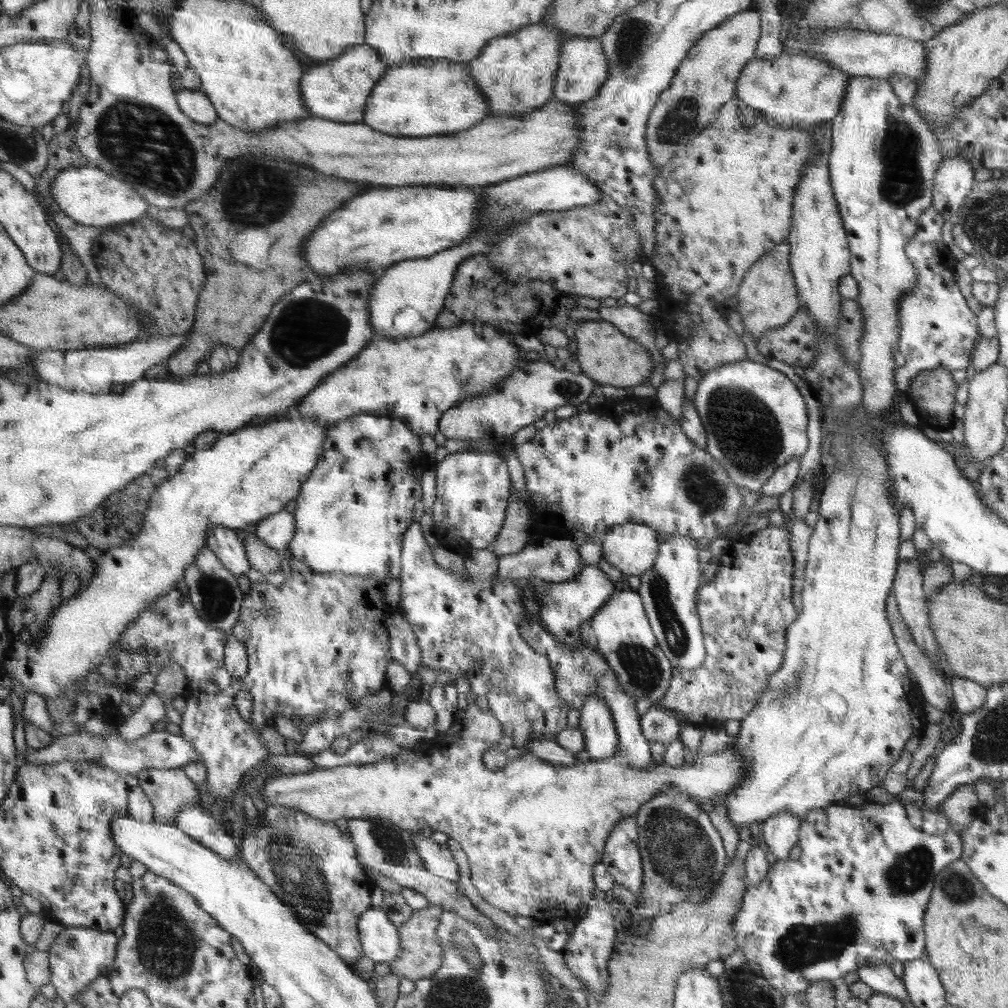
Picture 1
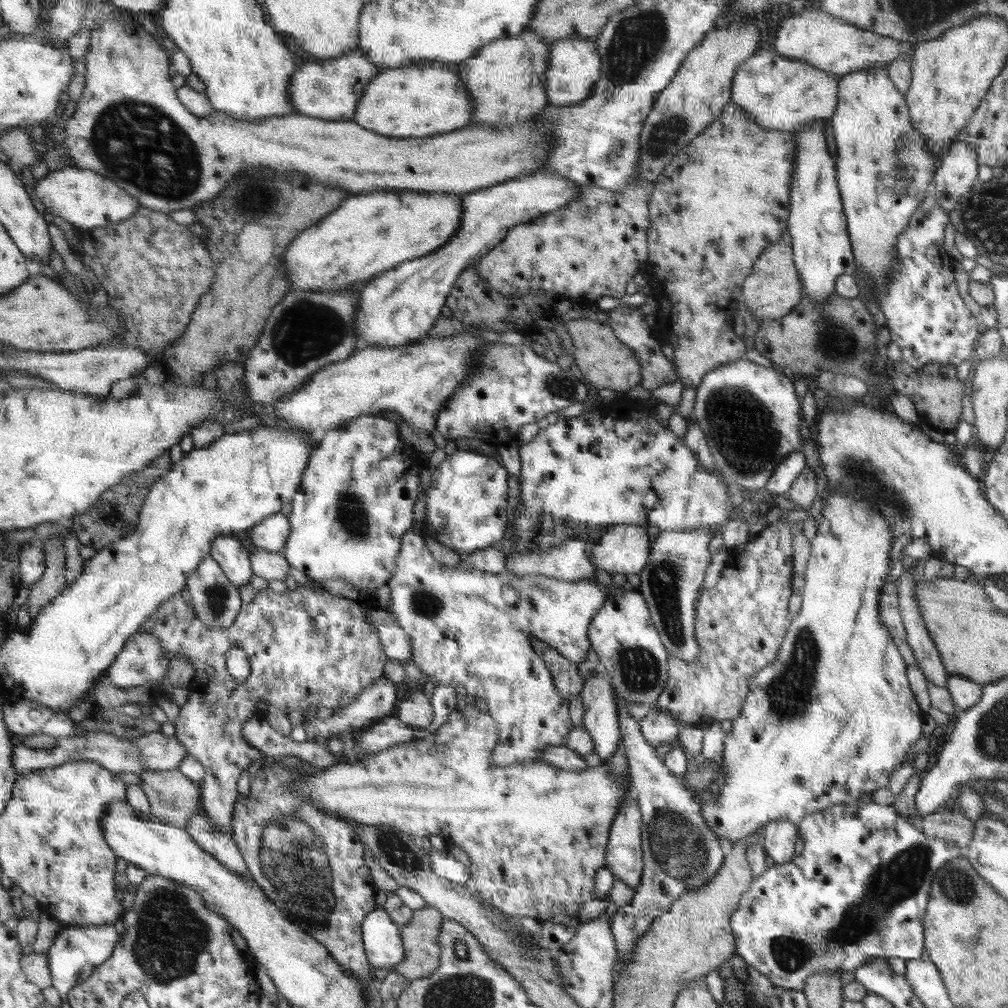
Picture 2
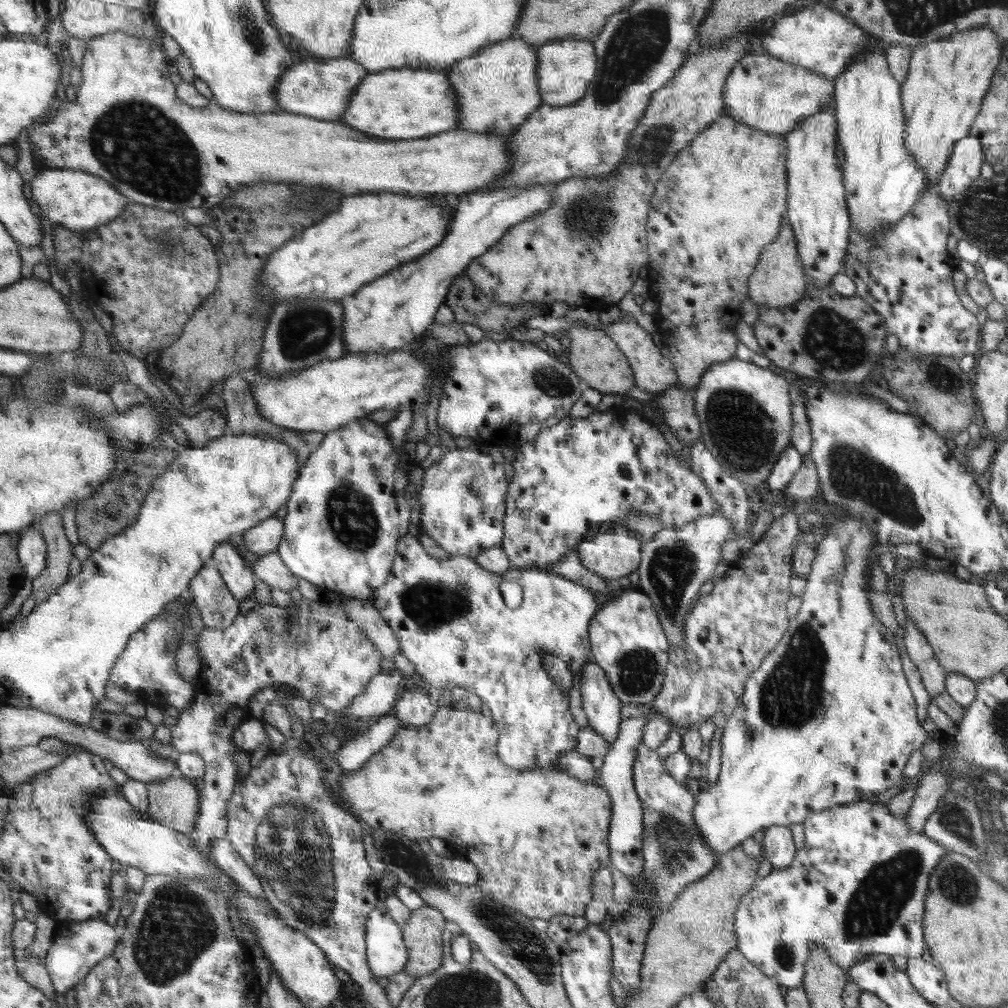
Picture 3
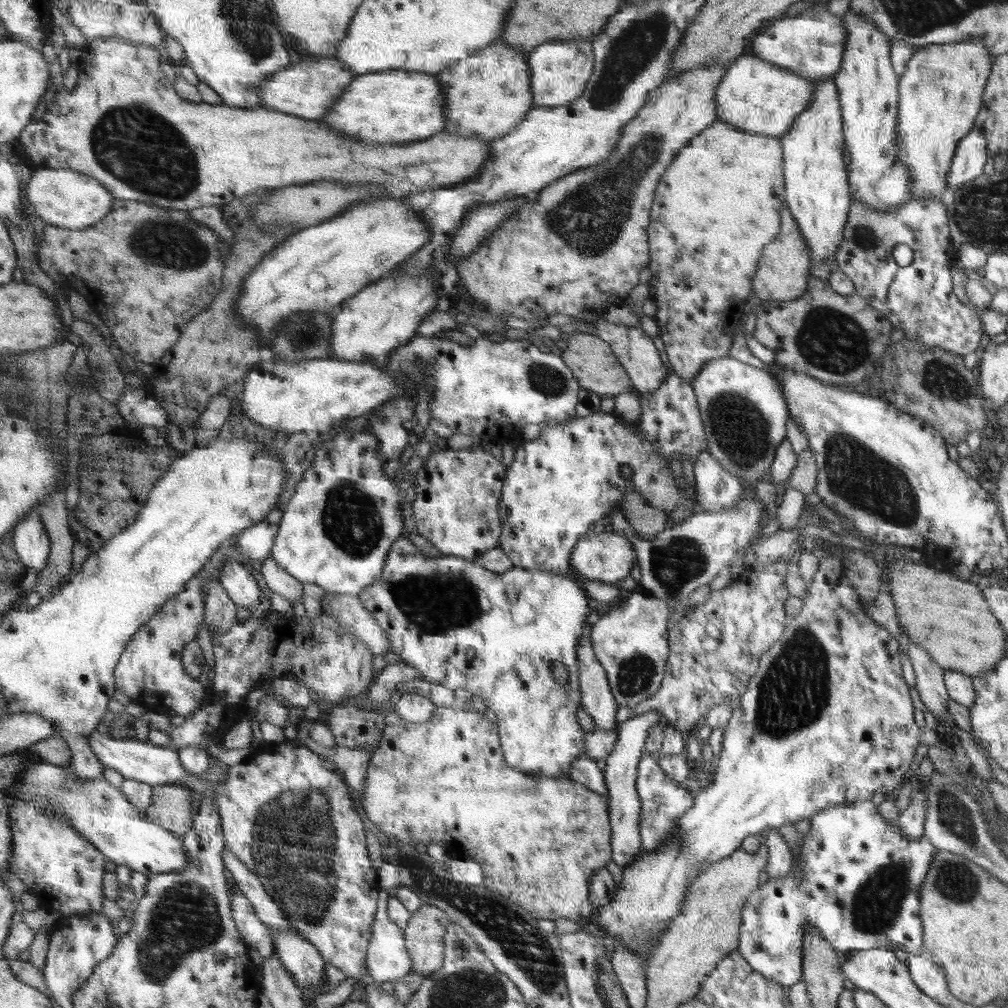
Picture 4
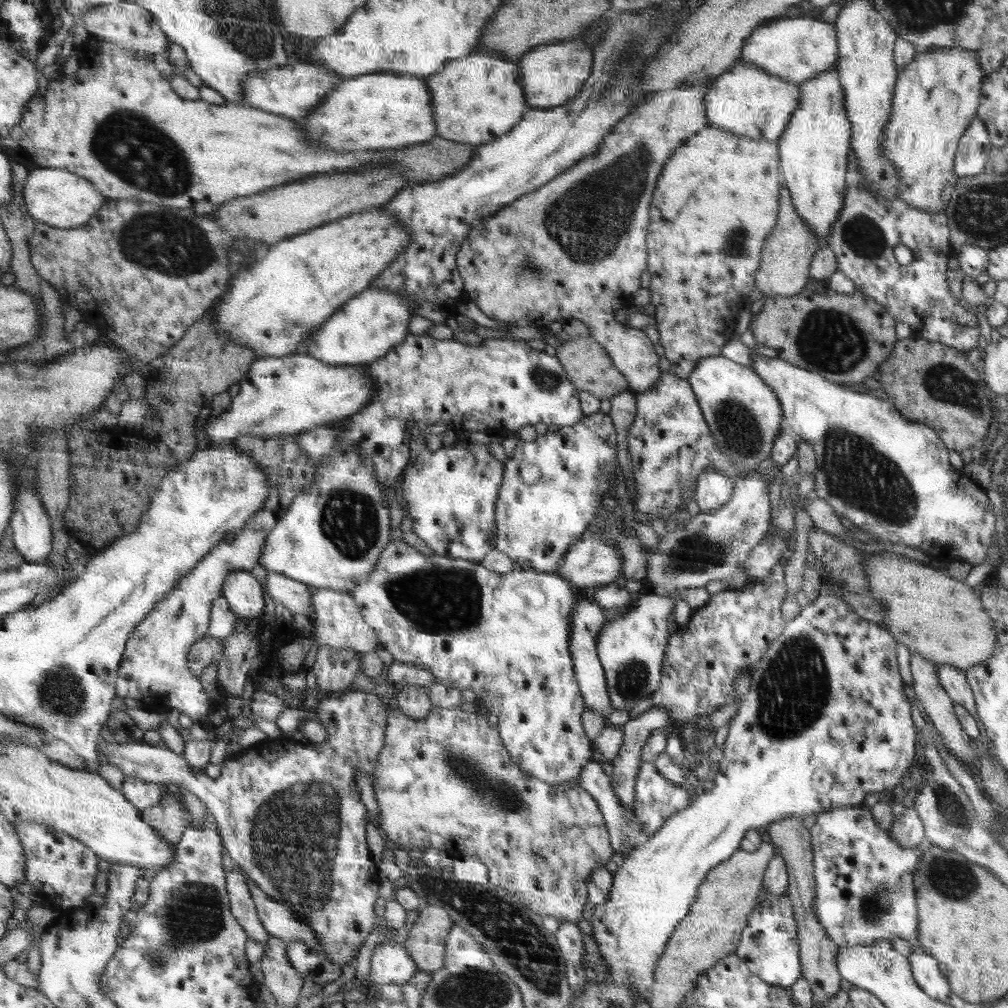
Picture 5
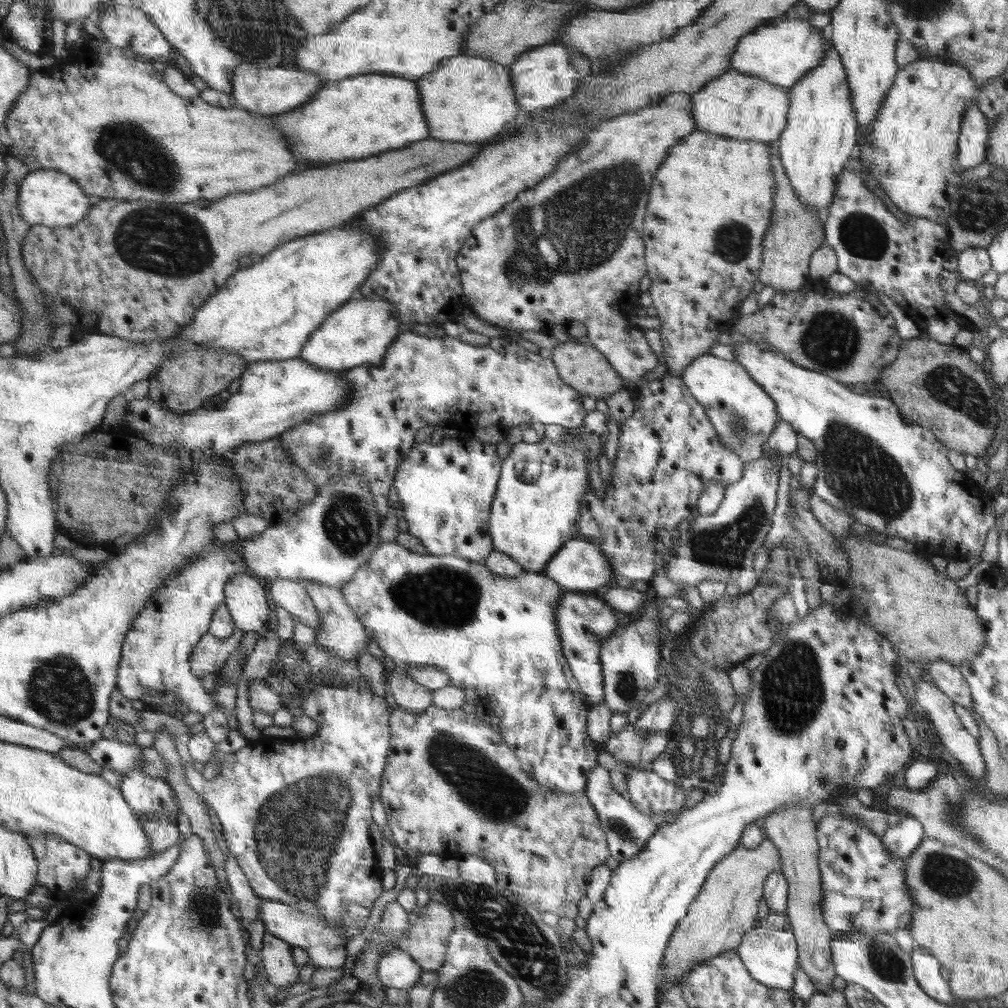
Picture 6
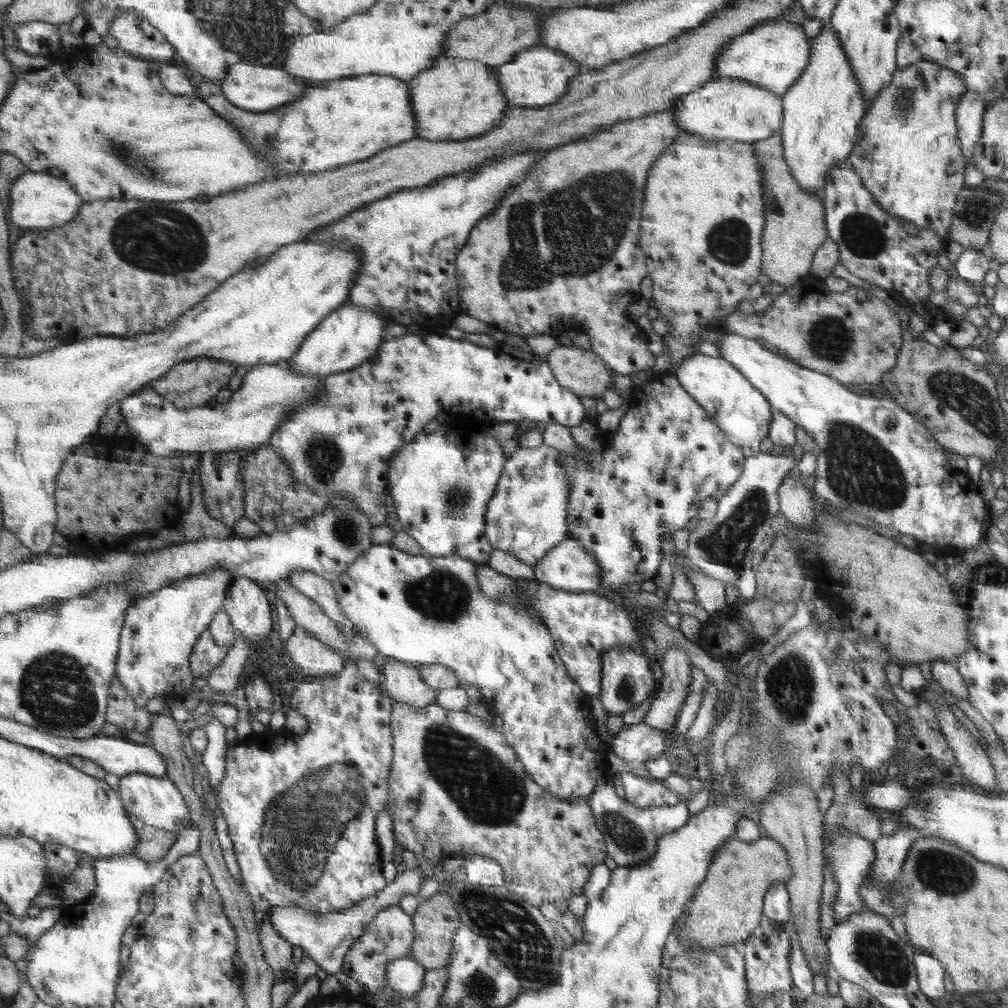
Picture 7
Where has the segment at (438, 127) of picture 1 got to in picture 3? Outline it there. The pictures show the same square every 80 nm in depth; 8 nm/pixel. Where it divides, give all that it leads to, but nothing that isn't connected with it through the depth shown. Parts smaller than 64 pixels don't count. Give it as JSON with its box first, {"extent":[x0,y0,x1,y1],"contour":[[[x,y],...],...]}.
{"extent":[338,69,460,141],"contour":[[[388,69],[377,73],[370,73],[358,86],[348,102],[348,110],[338,120],[348,126],[354,126],[360,131],[377,138],[388,138],[394,141],[408,141],[409,139],[434,137],[438,133],[456,129],[460,125],[460,97],[456,87],[452,85],[447,70],[432,69]]]}

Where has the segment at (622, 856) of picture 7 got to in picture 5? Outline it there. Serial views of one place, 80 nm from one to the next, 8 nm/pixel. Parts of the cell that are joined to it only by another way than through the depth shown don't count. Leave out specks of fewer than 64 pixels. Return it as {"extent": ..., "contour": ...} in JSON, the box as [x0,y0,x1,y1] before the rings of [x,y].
{"extent":[579,760,641,857],"contour":[[[591,760],[586,766],[583,766],[581,776],[579,777],[579,785],[582,789],[593,795],[598,805],[600,805],[606,825],[608,826],[609,838],[615,852],[615,857],[618,856],[616,852],[621,852],[621,850],[627,850],[629,854],[638,845],[637,837],[641,836],[641,826],[636,815],[621,803],[621,799],[618,798],[616,791],[613,789],[612,778],[604,774],[601,763]]]}

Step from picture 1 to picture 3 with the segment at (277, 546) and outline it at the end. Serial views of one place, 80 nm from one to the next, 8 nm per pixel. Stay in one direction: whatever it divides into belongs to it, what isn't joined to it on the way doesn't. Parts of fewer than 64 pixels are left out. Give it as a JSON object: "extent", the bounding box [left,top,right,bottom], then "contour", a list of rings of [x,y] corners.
{"extent":[243,518,284,557],"contour":[[[268,518],[261,525],[254,526],[243,534],[246,550],[256,557],[275,552],[284,534],[284,522],[278,518]]]}

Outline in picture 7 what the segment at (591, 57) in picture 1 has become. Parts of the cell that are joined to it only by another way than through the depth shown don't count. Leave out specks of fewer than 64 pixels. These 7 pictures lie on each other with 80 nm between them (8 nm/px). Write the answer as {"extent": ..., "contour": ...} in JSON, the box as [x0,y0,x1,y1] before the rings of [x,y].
{"extent":[497,46,583,109],"contour":[[[541,46],[518,53],[512,61],[500,65],[497,70],[509,106],[524,109],[541,108],[546,104],[553,105],[569,92],[572,78],[583,71],[578,62],[574,62],[560,50]]]}

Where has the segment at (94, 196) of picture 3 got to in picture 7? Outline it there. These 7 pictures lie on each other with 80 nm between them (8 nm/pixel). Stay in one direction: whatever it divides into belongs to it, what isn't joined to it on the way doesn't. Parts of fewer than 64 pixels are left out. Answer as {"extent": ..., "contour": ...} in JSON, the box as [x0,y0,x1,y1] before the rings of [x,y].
{"extent":[11,172,86,231],"contour":[[[26,172],[22,178],[14,184],[11,194],[12,220],[16,226],[30,231],[37,228],[61,227],[77,218],[86,204],[81,194],[78,194],[76,186],[69,180],[56,175]]]}

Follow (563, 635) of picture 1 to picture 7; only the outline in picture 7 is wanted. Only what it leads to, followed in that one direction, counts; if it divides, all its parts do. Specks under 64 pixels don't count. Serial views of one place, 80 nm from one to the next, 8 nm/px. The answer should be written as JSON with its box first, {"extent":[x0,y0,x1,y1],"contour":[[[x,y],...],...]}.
{"extent":[331,543,610,800],"contour":[[[391,543],[372,546],[368,552],[353,562],[350,569],[346,570],[346,574],[340,576],[340,580],[331,583],[343,615],[353,624],[360,637],[369,640],[376,647],[380,658],[391,658],[417,667],[426,664],[440,664],[452,669],[452,672],[458,677],[460,686],[464,688],[477,687],[483,696],[494,700],[492,704],[497,704],[495,714],[502,717],[502,734],[505,734],[509,745],[514,746],[519,761],[526,767],[526,772],[530,774],[534,782],[545,787],[550,794],[556,795],[558,798],[589,800],[591,794],[597,788],[597,782],[605,777],[610,770],[606,762],[606,754],[609,752],[608,743],[602,740],[595,731],[592,724],[592,721],[594,721],[594,718],[592,718],[593,712],[590,710],[588,696],[586,694],[582,696],[582,690],[568,674],[564,660],[558,657],[557,648],[554,646],[554,641],[546,628],[544,618],[541,618],[540,611],[535,610],[529,604],[531,598],[527,598],[525,594],[521,598],[511,598],[511,600],[490,598],[481,590],[480,579],[477,578],[477,565],[469,558],[458,555],[430,557],[427,554],[406,554],[406,552],[398,550]]]}

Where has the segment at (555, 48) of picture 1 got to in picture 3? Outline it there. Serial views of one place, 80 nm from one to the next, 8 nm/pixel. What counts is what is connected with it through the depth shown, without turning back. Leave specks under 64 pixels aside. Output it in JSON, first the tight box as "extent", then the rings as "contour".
{"extent":[447,38,543,135],"contour":[[[510,38],[486,46],[473,57],[457,61],[447,69],[448,77],[460,97],[460,125],[457,128],[480,134],[510,135],[524,124],[543,104],[538,83],[538,48],[525,40]]]}

